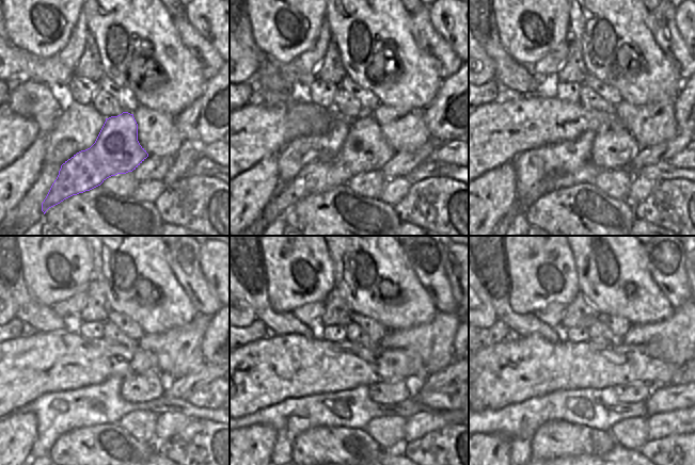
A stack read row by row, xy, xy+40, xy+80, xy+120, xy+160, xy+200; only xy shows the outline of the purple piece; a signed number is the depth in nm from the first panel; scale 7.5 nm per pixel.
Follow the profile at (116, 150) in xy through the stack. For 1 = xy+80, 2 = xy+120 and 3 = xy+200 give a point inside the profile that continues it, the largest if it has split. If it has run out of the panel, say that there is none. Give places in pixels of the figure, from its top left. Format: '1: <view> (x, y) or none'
1: xy+80 (613, 147)
2: xy+120 (139, 387)
3: xy+200 (638, 391)

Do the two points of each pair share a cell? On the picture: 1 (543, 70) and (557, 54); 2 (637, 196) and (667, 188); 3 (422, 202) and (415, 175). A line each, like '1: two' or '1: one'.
1: one
2: two
3: two

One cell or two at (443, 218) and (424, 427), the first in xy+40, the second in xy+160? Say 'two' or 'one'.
two

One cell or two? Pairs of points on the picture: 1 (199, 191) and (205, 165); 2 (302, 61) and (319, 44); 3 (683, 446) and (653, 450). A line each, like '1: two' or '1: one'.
1: two
2: one
3: one

